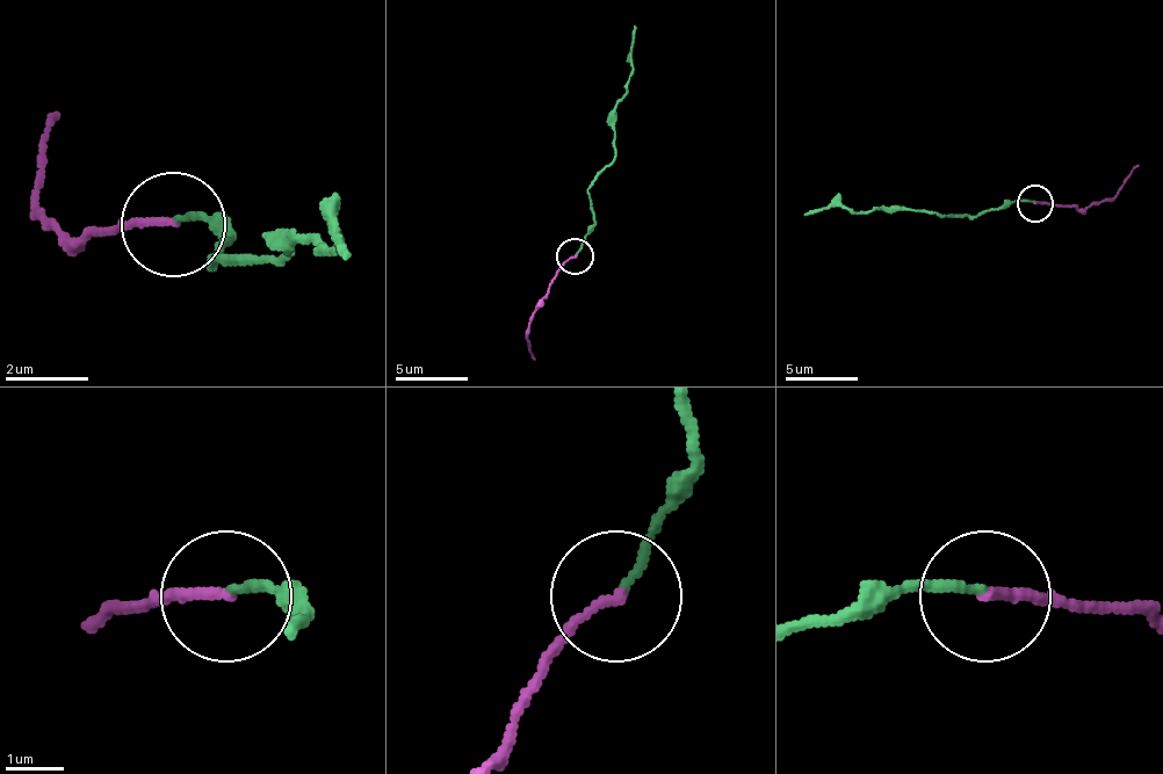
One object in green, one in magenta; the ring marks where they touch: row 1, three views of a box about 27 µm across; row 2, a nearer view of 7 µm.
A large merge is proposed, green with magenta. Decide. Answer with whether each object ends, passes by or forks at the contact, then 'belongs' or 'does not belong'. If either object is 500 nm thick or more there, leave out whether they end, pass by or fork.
green ends there; magenta ends there; belongs

